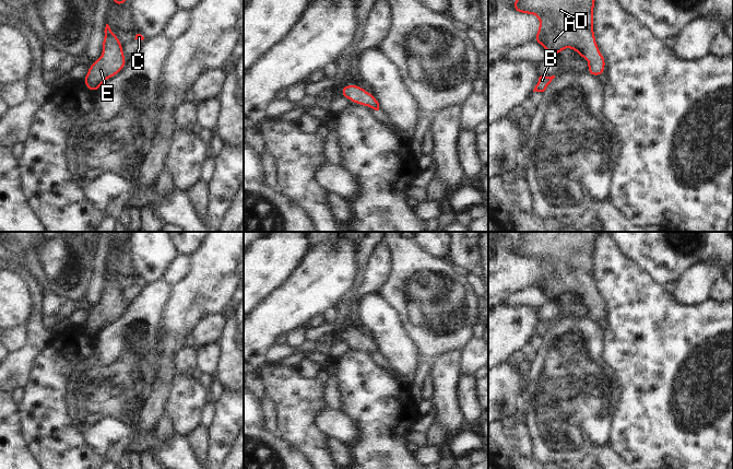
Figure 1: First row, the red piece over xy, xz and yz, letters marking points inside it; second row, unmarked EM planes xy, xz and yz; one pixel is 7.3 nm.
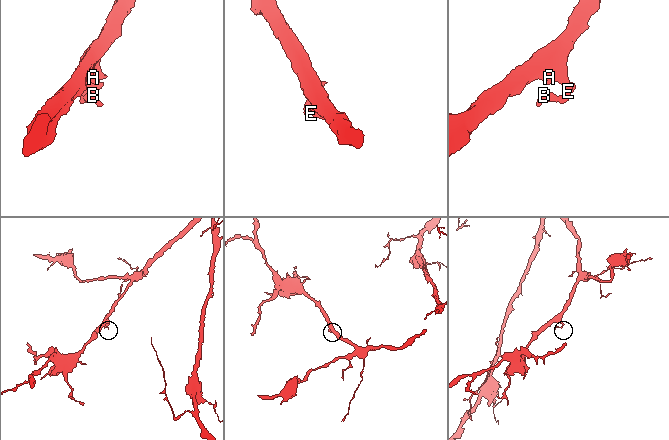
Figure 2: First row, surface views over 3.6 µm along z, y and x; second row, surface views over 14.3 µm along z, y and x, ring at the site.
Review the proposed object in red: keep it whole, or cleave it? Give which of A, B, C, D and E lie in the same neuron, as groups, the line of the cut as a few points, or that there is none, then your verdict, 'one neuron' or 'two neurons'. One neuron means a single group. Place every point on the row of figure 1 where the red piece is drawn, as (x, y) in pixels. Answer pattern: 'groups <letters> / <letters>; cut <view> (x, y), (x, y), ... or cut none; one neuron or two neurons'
groups A B C D E; cut none; one neuron

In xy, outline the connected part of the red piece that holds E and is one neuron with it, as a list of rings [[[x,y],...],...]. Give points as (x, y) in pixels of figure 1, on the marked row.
[[[108,24],[104,32],[103,56],[88,67],[87,74],[83,80],[85,87],[92,92],[97,92],[105,80],[118,74],[127,63],[118,36],[111,32]]]

